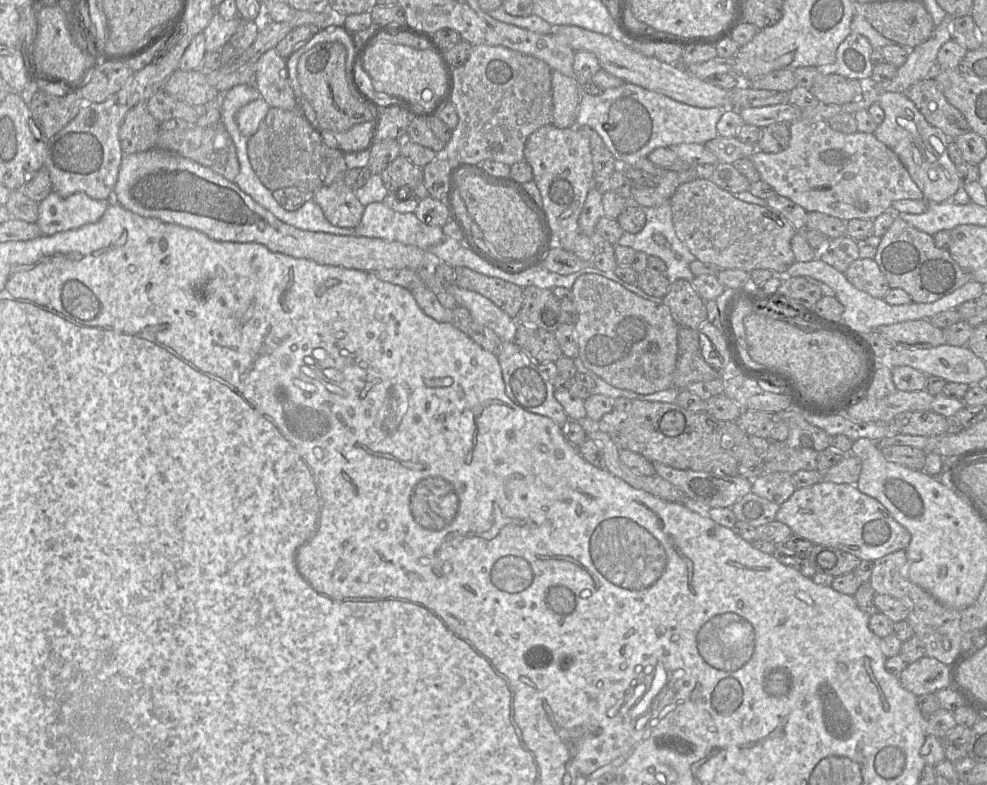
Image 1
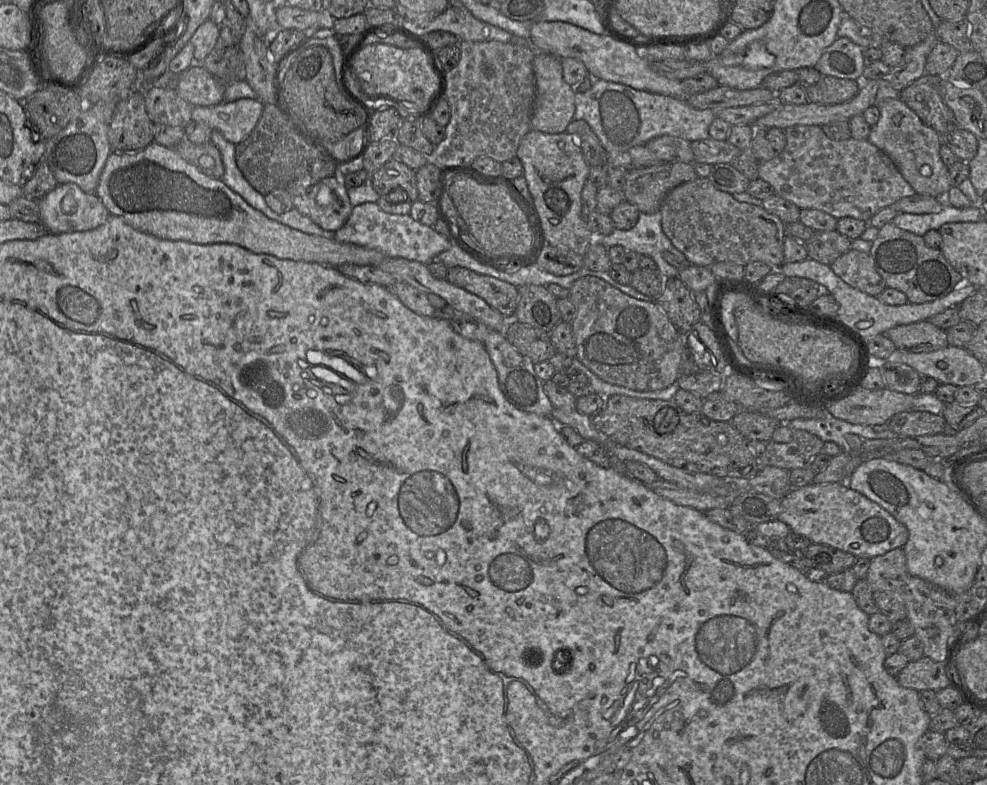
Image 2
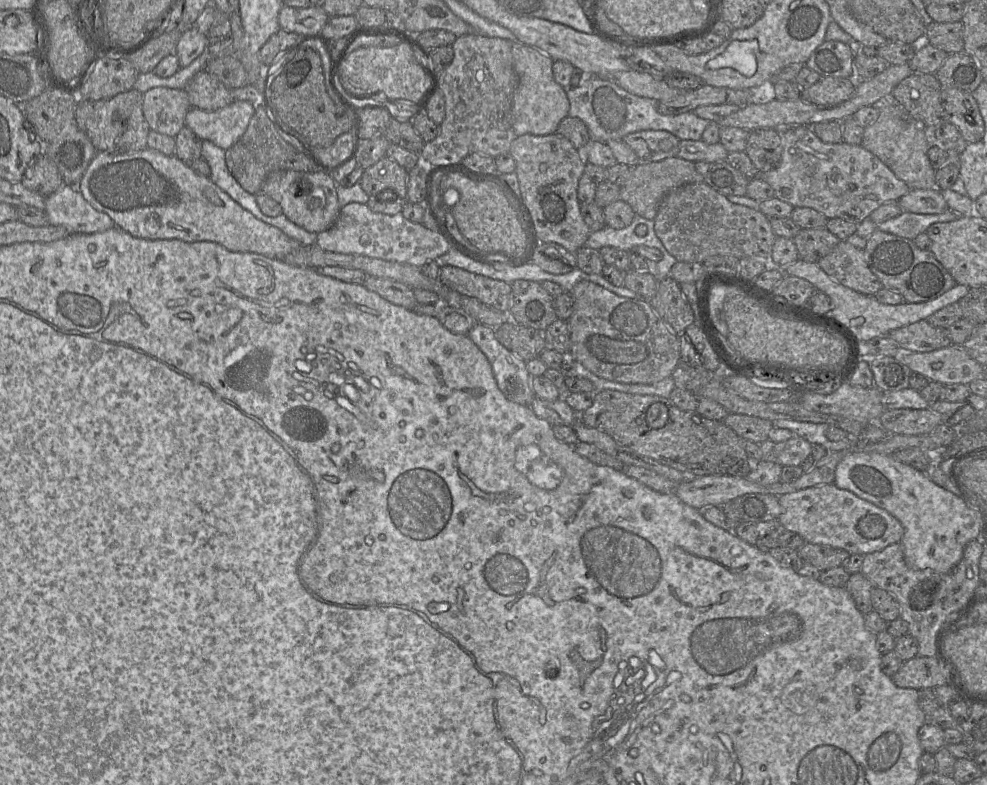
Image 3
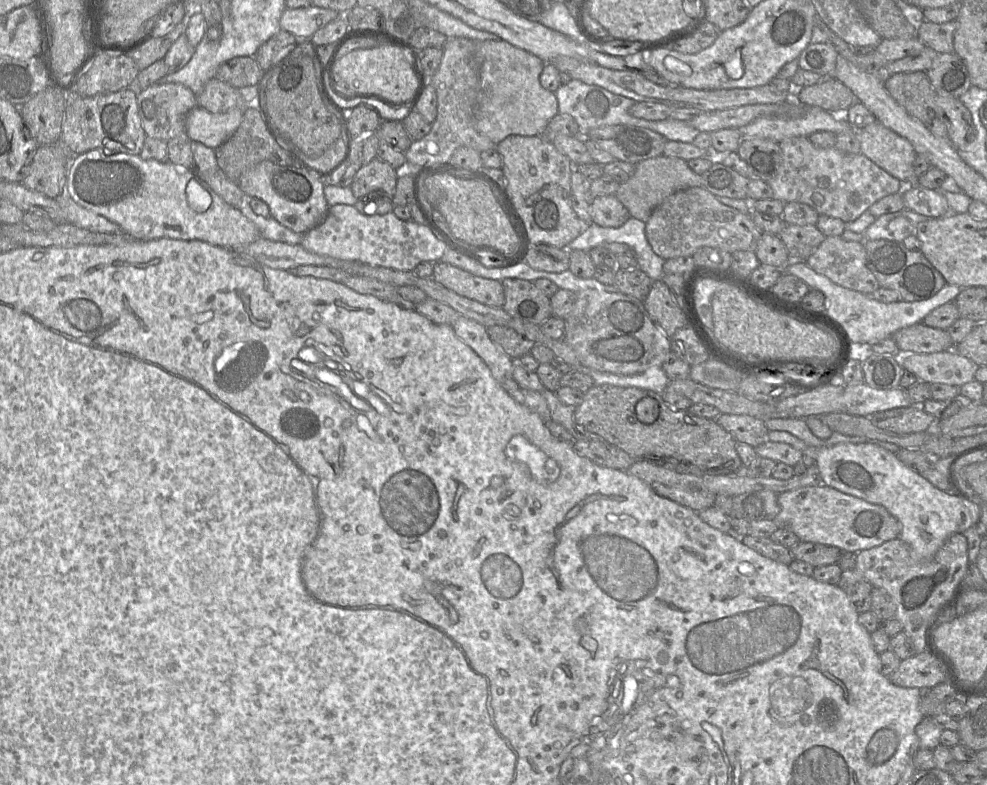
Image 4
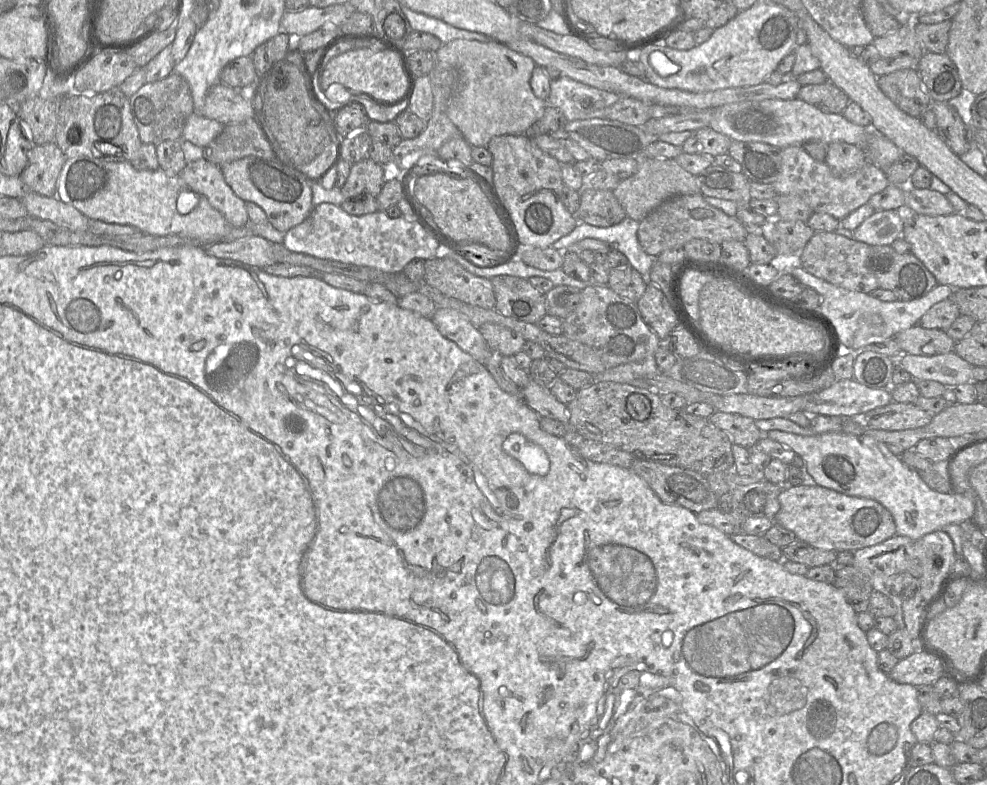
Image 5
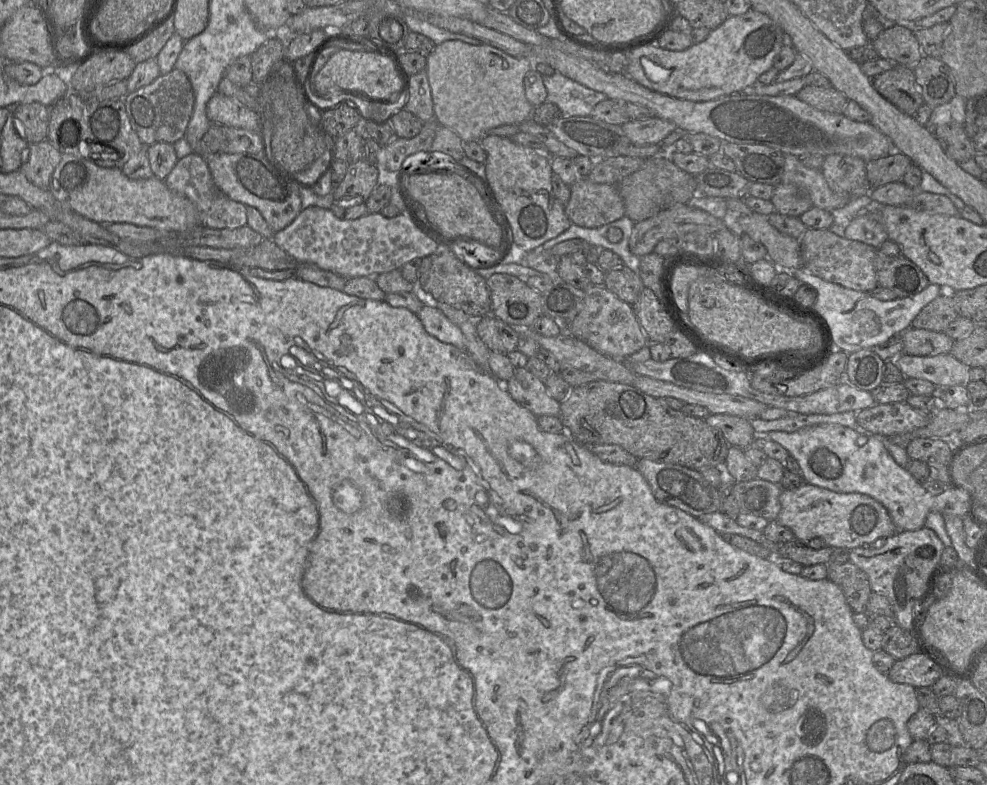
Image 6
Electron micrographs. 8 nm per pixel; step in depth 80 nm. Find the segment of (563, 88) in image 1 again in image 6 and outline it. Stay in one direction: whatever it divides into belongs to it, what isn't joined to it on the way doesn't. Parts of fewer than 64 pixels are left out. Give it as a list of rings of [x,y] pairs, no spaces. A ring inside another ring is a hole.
[[[460,40],[445,41],[427,55],[426,72],[431,89],[434,117],[443,127],[455,132],[464,142],[479,142],[492,128],[521,124],[531,118],[535,109],[527,100],[524,77],[531,70],[531,60],[515,57],[488,45],[471,45]]]

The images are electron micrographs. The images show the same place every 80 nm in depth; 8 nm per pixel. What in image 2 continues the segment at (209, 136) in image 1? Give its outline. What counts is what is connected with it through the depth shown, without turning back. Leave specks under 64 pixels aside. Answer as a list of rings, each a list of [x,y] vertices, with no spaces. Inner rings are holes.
[[[184,137],[175,148],[170,149],[175,149],[183,159],[195,165],[203,174],[215,179],[221,179],[223,176],[224,165],[221,153],[219,149],[212,143],[194,144]]]

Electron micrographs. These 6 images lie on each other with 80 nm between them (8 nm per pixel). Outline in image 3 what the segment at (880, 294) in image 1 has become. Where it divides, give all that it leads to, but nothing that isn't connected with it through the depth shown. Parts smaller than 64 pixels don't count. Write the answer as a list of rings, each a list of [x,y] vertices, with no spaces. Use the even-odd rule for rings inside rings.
[[[840,241],[817,264],[831,279],[861,294],[874,296],[882,288],[867,265],[864,249],[846,241]]]

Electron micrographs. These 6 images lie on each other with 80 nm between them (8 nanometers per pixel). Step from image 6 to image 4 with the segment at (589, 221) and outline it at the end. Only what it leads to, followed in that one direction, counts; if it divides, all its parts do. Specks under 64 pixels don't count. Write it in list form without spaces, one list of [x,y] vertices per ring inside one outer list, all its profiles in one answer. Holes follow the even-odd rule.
[[[615,195],[592,198],[589,213],[592,222],[603,227],[618,228],[630,218],[629,211]]]

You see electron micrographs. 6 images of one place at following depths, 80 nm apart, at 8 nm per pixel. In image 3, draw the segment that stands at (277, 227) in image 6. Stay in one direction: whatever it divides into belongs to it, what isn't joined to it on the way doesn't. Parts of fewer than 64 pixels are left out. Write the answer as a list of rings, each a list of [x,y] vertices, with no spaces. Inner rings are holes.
[[[280,170],[265,180],[259,194],[264,194],[279,203],[282,214],[296,225],[309,232],[319,233],[331,228],[338,219],[341,205],[338,201],[337,187],[332,173],[327,170]]]

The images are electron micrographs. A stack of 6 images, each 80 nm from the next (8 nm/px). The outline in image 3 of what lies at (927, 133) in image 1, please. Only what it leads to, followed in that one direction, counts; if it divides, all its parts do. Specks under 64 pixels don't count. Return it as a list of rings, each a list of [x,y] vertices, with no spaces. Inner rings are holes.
[[[893,96],[882,98],[872,107],[878,109],[879,115],[873,124],[864,128],[861,146],[879,158],[910,189],[938,189],[936,170],[927,155],[931,146],[927,140],[926,126],[913,119]]]

